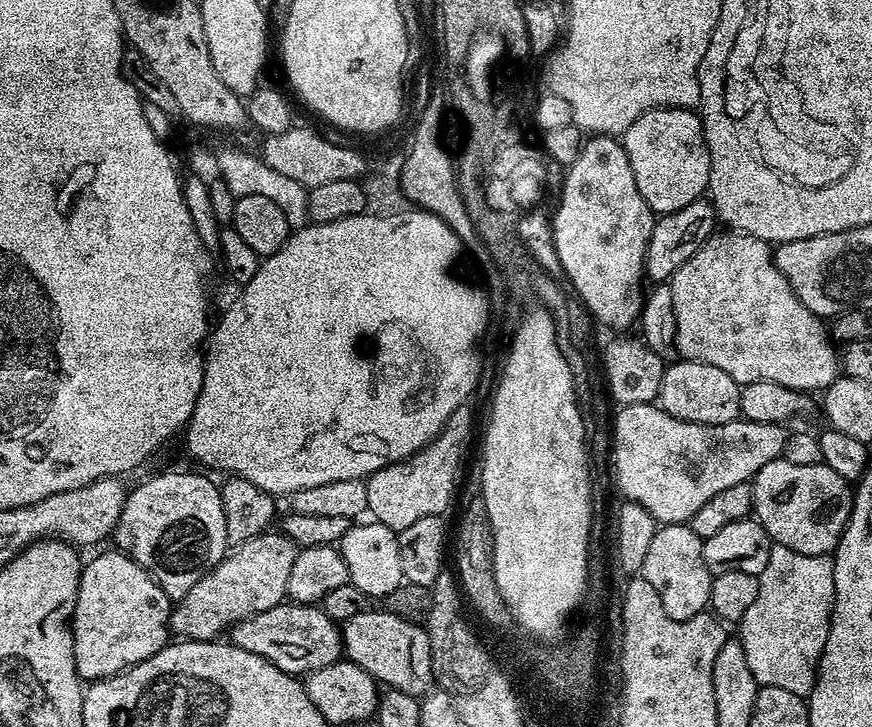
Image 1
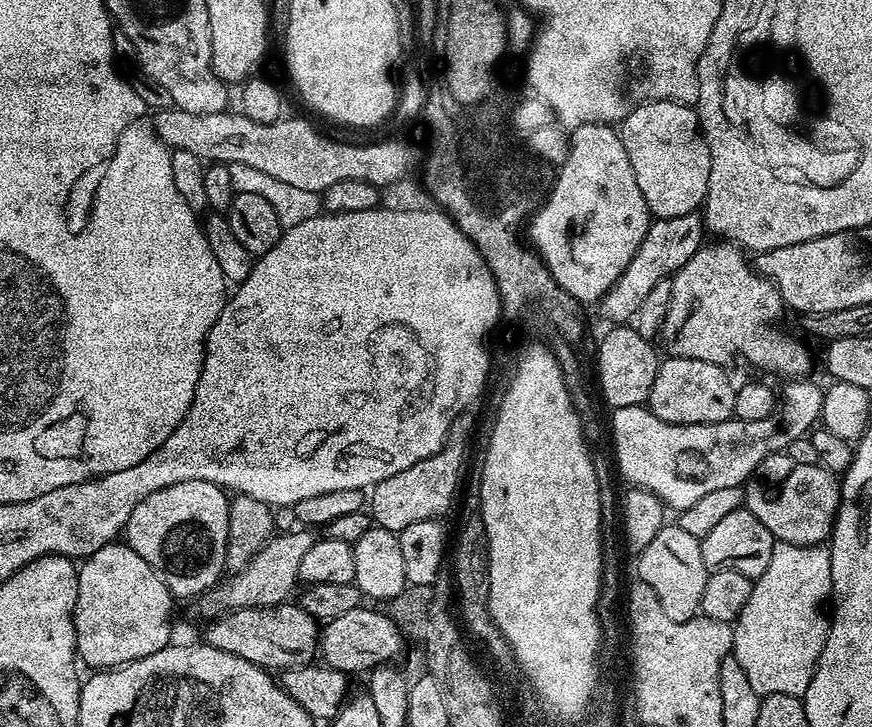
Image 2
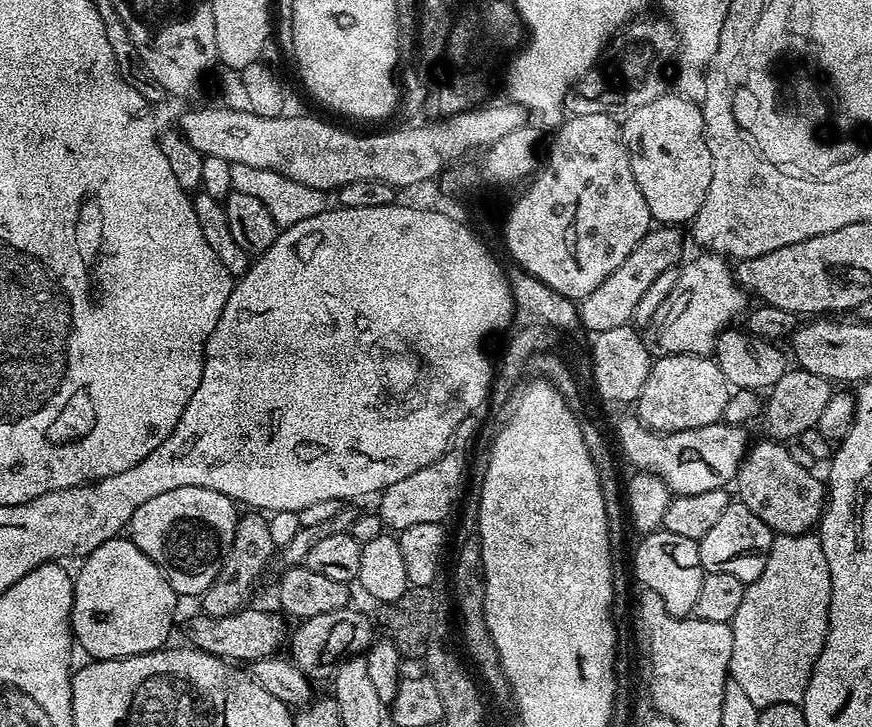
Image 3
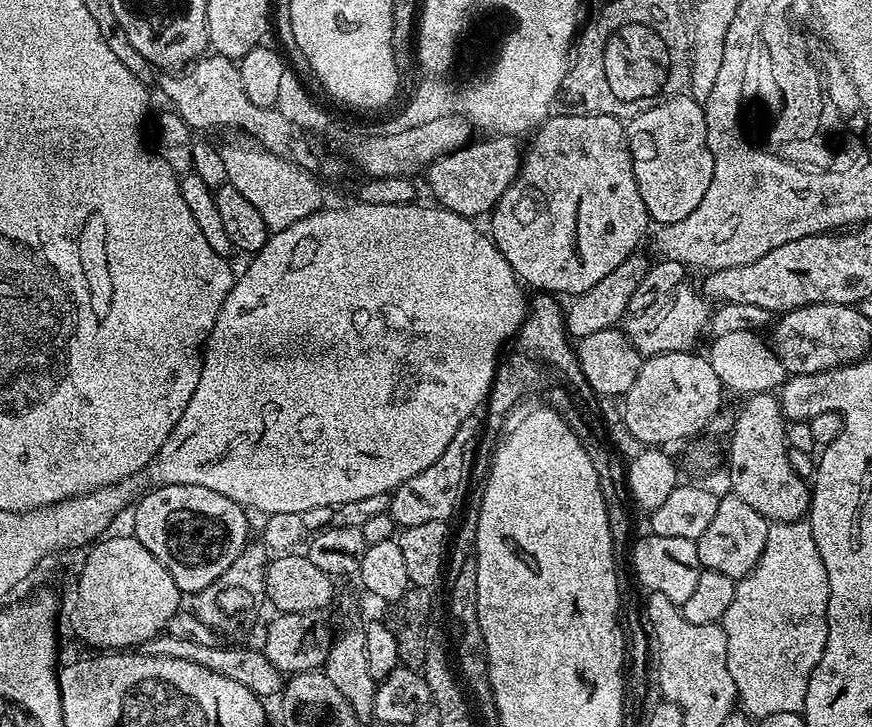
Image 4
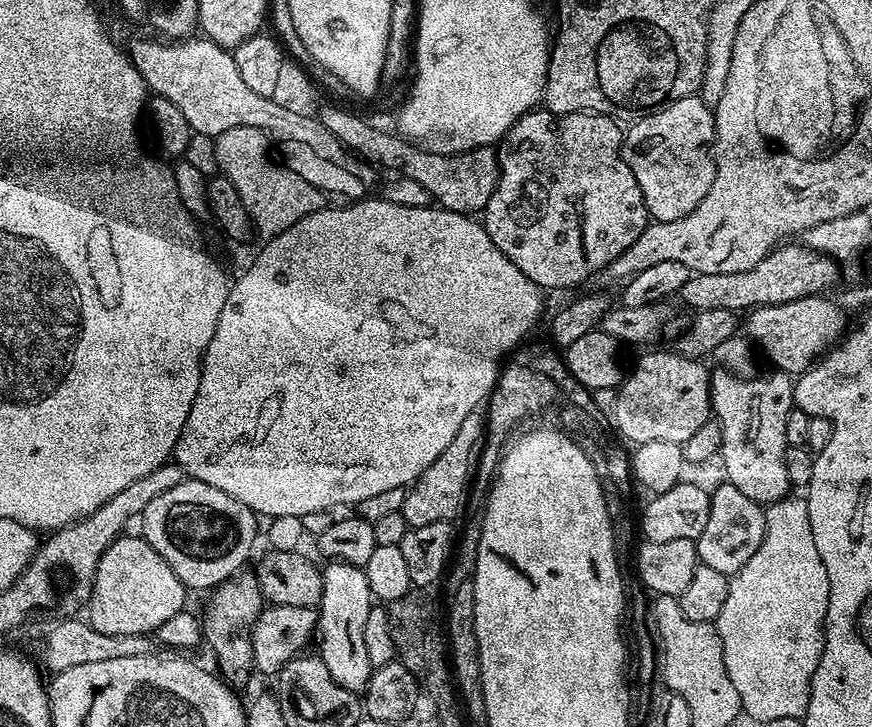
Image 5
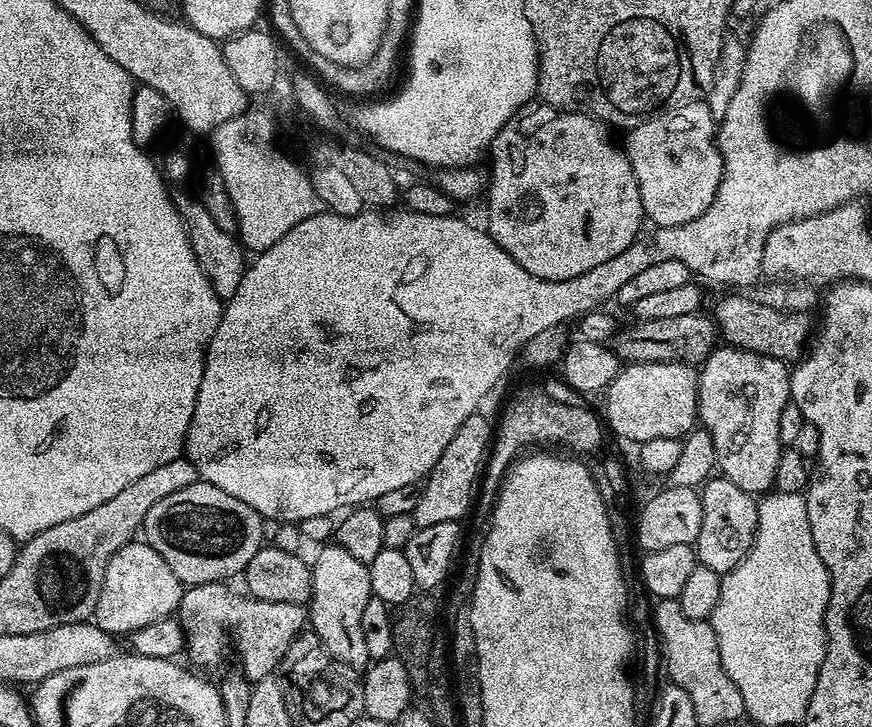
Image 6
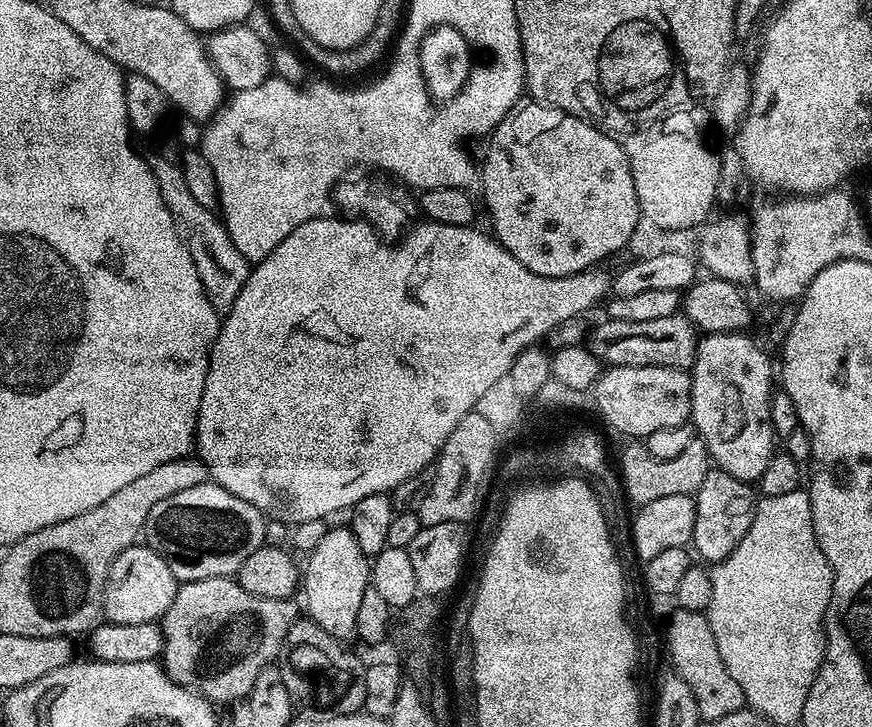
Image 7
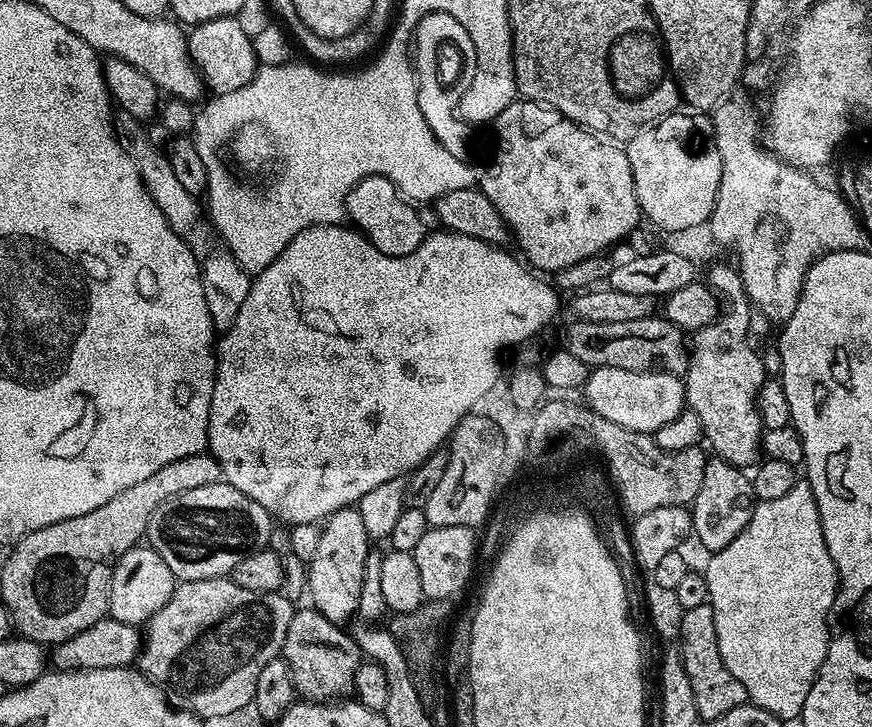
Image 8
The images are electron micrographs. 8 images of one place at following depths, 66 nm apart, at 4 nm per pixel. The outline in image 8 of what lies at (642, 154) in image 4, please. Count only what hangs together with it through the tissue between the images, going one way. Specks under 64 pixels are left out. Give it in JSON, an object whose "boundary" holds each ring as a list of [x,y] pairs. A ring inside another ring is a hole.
{"boundary":[[[681,110],[657,120],[652,127],[645,128],[634,139],[627,141],[630,174],[634,178],[634,190],[645,221],[649,220],[668,232],[688,232],[699,224],[707,225],[711,221],[722,178],[722,162],[718,158],[718,150],[711,134],[712,122],[707,115],[689,114]]]}

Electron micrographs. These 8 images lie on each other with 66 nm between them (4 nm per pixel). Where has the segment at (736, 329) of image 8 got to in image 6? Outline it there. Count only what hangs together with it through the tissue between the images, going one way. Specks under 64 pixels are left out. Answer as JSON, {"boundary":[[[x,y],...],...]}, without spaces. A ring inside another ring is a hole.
{"boundary":[[[716,346],[702,364],[698,375],[698,413],[699,423],[714,438],[714,454],[716,467],[734,486],[742,486],[742,490],[753,494],[764,494],[772,488],[774,469],[780,457],[780,435],[778,434],[778,418],[782,418],[782,410],[792,398],[792,378],[790,368],[785,361],[763,356],[745,348]]]}

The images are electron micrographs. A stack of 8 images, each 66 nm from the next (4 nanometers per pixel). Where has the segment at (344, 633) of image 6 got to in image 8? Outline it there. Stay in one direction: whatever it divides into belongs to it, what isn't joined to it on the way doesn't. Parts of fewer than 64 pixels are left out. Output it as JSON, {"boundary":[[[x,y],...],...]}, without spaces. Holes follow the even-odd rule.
{"boundary":[[[359,507],[343,508],[323,521],[314,558],[306,564],[308,592],[312,595],[311,607],[338,626],[347,625],[347,620],[358,613],[358,594],[362,594],[362,574],[369,551],[370,541]]]}

